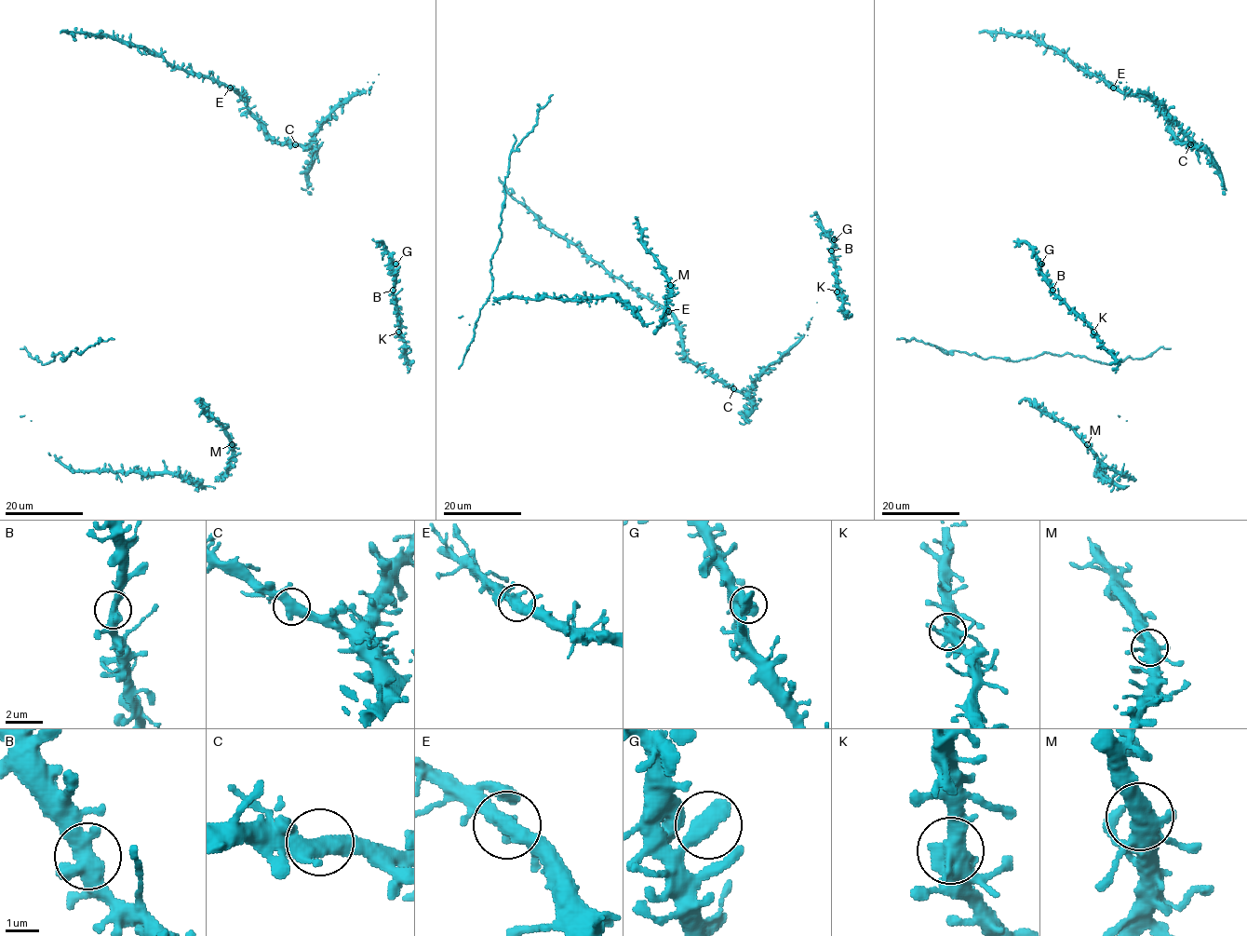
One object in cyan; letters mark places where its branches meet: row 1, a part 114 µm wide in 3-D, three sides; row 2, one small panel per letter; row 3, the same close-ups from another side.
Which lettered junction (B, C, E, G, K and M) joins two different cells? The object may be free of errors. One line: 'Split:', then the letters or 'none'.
Split: none

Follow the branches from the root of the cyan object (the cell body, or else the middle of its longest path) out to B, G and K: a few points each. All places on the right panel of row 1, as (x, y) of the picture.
B: (1107, 349), (1092, 328), (1052, 290)
G: (1107, 349), (1092, 328), (1054, 292), (1041, 272), (1041, 264)
K: (1107, 349), (1093, 332)

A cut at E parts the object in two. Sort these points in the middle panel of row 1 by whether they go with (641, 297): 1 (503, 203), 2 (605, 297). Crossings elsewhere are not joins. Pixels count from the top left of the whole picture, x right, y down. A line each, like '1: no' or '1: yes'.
1: no
2: no

